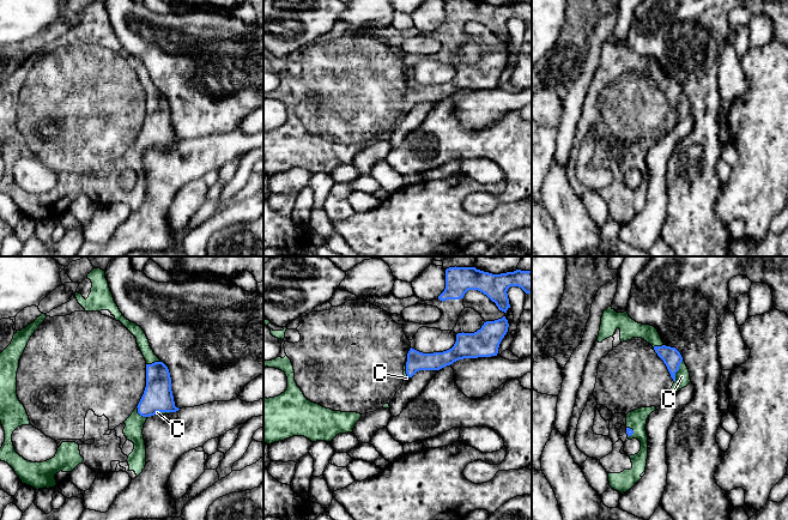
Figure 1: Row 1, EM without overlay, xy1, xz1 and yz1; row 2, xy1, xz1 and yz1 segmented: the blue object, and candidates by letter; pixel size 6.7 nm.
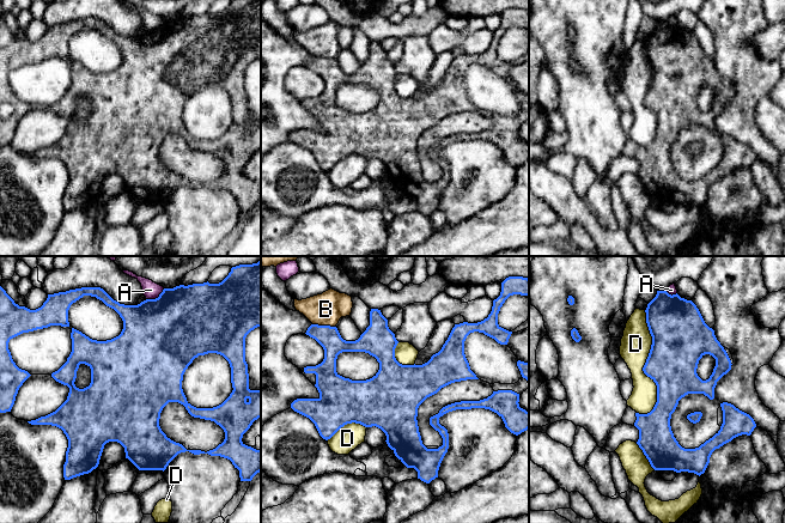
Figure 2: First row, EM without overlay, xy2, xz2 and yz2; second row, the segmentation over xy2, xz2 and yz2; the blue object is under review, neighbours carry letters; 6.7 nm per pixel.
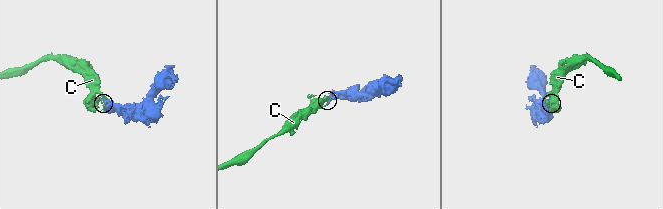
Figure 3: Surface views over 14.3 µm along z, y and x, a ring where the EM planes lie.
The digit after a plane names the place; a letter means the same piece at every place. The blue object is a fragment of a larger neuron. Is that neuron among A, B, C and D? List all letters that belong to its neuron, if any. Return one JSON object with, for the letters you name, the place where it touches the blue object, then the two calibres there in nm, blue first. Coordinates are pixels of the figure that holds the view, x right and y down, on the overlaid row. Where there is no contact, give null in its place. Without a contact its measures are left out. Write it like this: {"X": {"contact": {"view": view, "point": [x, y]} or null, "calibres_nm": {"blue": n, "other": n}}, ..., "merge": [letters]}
{"C": {"contact": {"view": "yz1", "point": [677, 370]}, "calibres_nm": {"blue": 120, "other": 100}}, "merge": ["C"]}

